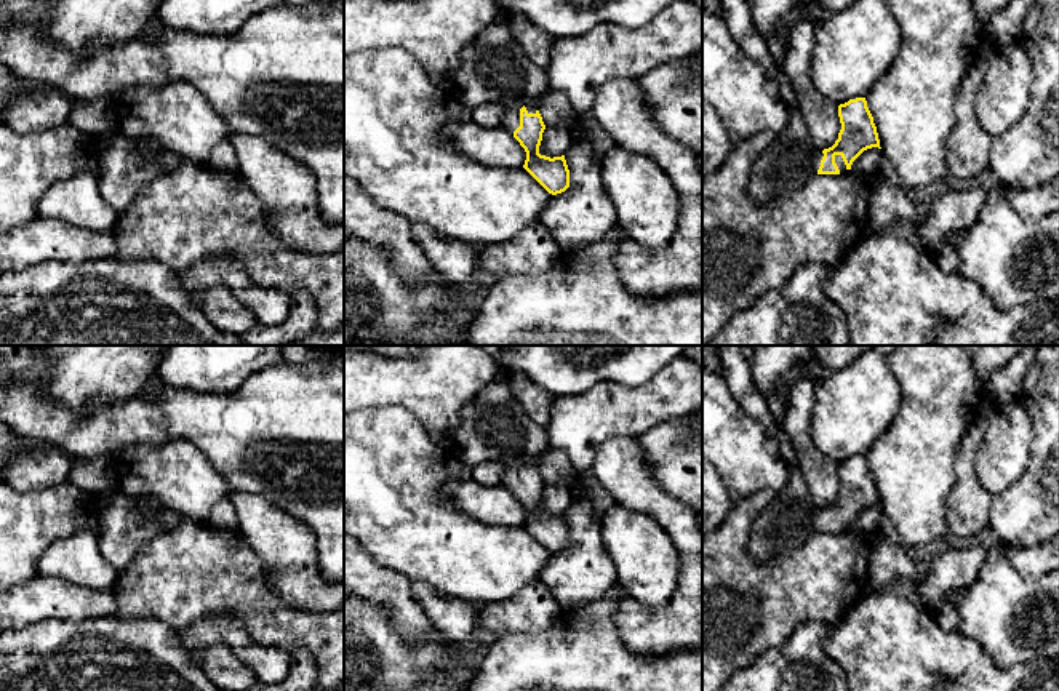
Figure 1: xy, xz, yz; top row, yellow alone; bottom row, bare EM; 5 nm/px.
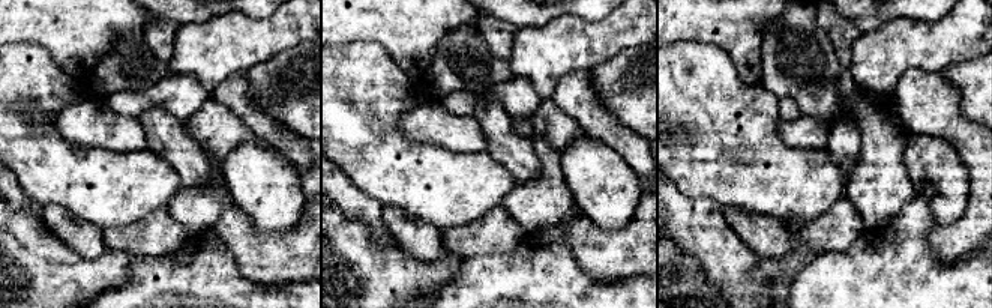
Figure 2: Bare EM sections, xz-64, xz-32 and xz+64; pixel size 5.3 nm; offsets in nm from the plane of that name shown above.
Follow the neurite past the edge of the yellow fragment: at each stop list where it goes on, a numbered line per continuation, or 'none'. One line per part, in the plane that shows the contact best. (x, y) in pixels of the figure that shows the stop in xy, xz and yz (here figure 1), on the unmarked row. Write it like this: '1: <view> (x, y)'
1: xz (495, 427)

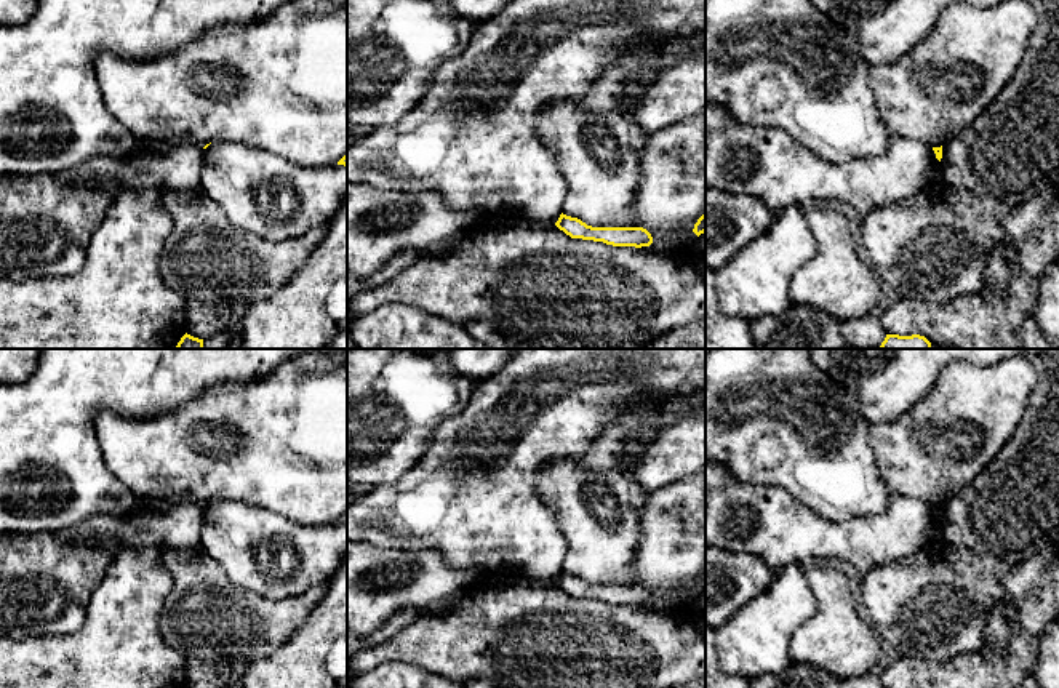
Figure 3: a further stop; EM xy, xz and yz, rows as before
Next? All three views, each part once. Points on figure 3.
none

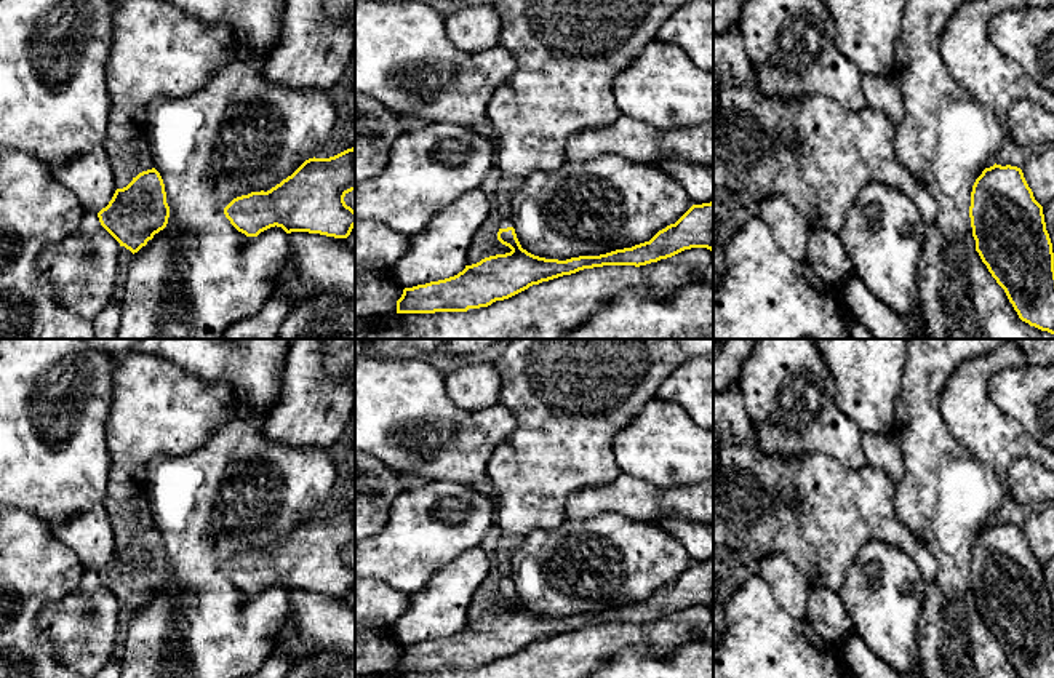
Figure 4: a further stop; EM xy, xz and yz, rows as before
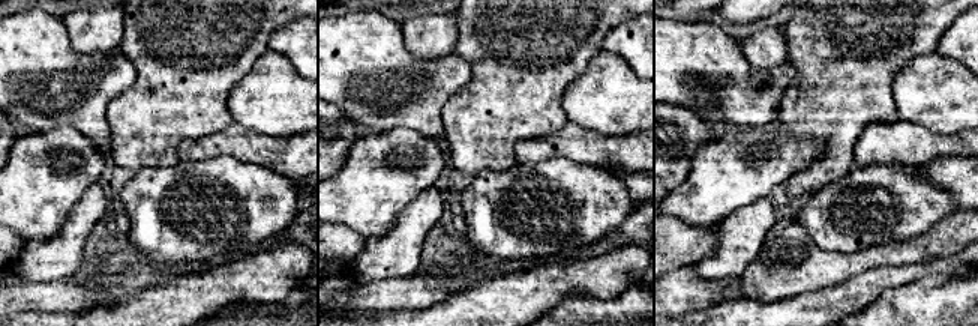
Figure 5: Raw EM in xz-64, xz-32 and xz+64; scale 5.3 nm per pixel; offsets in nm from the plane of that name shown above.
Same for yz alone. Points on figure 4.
none

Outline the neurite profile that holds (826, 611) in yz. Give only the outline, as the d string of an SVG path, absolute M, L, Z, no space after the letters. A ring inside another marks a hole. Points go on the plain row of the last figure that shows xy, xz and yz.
M809 587L806 619L828 644L841 644L852 633L852 620L836 592Z

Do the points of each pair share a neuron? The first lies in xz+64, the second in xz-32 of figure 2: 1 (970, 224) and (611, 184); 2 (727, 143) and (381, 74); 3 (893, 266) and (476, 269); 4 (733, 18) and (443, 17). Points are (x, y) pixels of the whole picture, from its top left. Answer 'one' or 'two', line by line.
1: two
2: one
3: one
4: one

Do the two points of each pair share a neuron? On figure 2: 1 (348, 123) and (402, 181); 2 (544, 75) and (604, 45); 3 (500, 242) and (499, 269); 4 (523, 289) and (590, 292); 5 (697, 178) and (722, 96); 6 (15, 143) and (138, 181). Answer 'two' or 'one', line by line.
1: one
2: one
3: two
4: one
5: one
6: one

